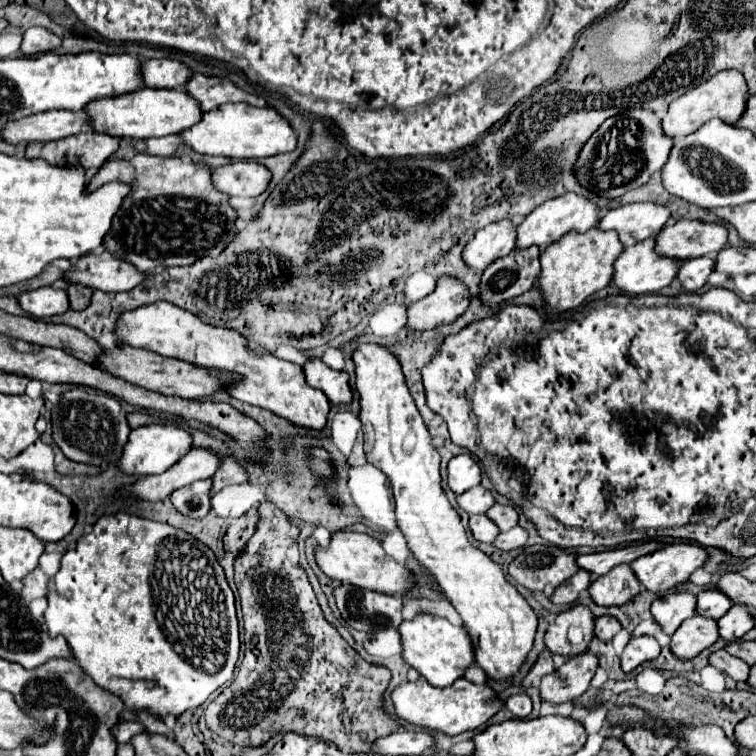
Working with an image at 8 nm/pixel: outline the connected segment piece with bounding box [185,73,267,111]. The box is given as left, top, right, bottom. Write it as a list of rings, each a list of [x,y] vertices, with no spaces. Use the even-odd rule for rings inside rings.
[[[195,73],[189,79],[189,83],[185,85],[185,89],[193,97],[197,97],[197,101],[201,101],[203,111],[211,111],[219,105],[239,103],[239,101],[249,101],[251,105],[257,105],[257,107],[267,105],[267,101],[263,97],[243,91],[235,83],[231,83],[229,79],[223,79],[223,77],[209,77],[209,75]]]

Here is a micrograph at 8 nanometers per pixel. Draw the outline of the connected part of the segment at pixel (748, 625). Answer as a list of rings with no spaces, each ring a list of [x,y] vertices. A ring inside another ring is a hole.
[[[733,605],[729,613],[725,613],[725,617],[717,621],[719,637],[727,643],[741,639],[749,629],[753,629],[753,625],[755,625],[753,617],[749,617],[749,611],[741,609],[741,605]]]

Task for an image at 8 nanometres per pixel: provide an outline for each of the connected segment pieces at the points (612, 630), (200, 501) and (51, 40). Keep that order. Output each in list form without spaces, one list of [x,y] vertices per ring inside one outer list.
[[[599,617],[595,621],[595,637],[601,641],[611,641],[621,631],[621,623],[613,617]]]
[[[203,479],[195,481],[193,485],[181,487],[171,493],[171,503],[179,513],[187,517],[205,517],[211,509],[211,499],[209,499],[211,483],[213,483],[211,479]]]
[[[31,27],[25,31],[23,35],[23,43],[21,43],[21,53],[31,57],[31,55],[39,55],[39,53],[47,53],[47,51],[55,51],[61,47],[61,39],[47,31],[45,27]]]

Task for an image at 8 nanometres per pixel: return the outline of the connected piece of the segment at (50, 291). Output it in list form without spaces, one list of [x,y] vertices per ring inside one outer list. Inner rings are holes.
[[[39,287],[17,295],[19,307],[33,317],[53,317],[69,309],[67,293],[55,287]]]

